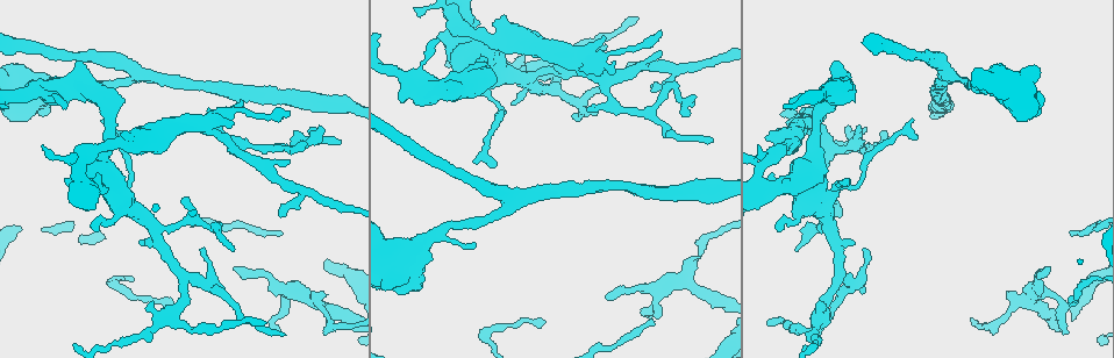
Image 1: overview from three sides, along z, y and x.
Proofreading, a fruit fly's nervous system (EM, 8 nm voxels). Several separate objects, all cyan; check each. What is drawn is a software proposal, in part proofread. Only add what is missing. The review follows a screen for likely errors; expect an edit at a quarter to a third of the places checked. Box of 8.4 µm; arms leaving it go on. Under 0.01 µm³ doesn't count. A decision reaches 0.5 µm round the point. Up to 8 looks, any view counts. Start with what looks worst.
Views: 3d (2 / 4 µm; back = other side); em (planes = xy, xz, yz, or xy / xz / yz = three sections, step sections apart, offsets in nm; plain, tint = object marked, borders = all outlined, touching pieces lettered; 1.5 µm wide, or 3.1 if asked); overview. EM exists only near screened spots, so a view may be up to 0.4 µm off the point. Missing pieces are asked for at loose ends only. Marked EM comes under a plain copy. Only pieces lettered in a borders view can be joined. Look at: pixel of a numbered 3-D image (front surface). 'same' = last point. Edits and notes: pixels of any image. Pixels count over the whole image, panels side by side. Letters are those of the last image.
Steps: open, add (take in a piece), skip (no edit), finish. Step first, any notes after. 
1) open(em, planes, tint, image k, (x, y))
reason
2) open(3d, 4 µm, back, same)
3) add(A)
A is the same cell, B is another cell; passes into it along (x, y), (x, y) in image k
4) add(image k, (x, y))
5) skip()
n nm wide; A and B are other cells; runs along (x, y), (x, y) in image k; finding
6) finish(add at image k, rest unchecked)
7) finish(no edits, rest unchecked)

open(3d, 4 µm, image 1, (589, 109))
free end

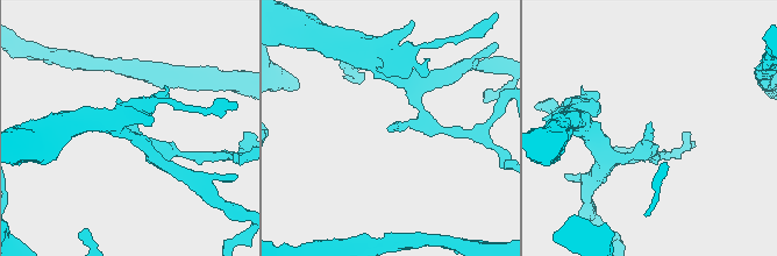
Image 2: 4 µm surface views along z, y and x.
open(em, xy, step 4, tint, image 2, (127, 127))
now the EM

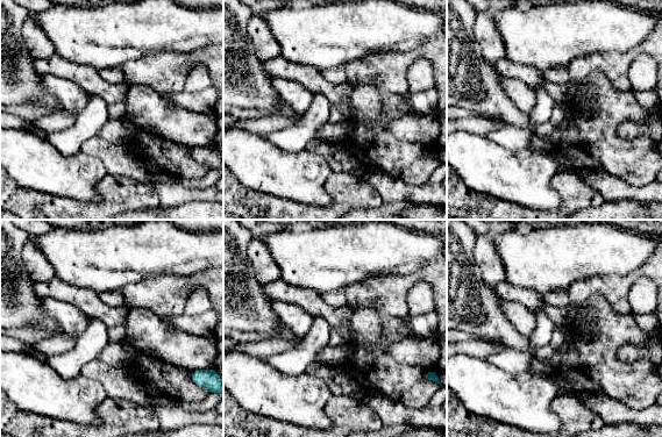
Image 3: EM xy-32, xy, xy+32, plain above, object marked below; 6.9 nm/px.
open(em, planes, borders, same)
cut it another way

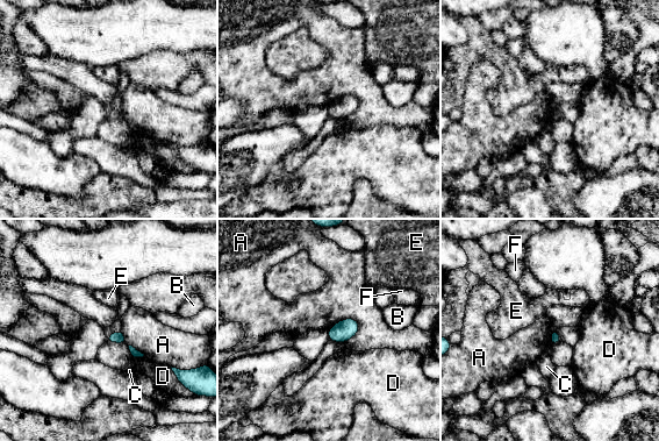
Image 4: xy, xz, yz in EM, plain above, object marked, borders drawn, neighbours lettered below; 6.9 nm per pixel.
skip()
A, B, C, D, E and F are other cells; no lettered piece goes on from it

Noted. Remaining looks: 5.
open(em, xz, step 4, borders, image 1, (282, 213))
free end

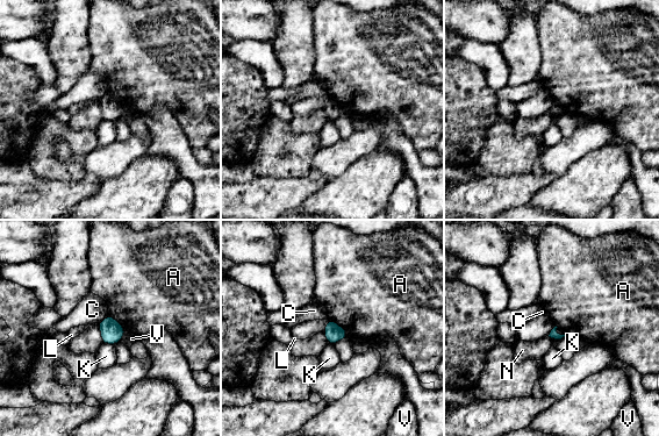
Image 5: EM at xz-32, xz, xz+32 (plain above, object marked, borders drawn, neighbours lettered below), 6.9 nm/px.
open(em, yz, step 8, borders, same)

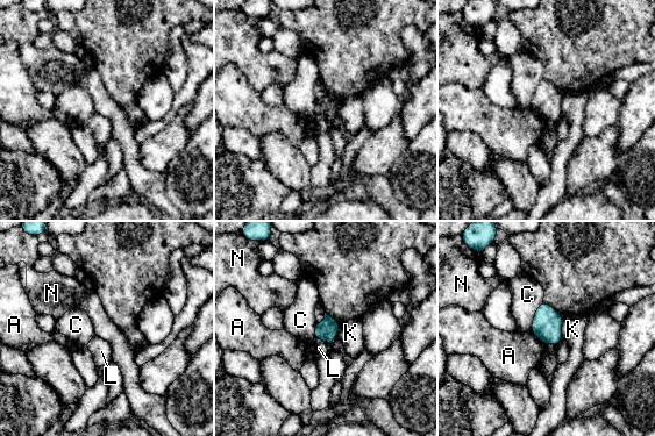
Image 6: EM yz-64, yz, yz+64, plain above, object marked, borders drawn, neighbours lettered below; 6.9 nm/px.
skip()
C touches over 240 nm; A, C, K, L and N are other cells; border along (325, 312), (325, 319), (319, 323) in image 6; no lettered piece goes on from it

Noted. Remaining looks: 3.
open(em, planes, tint, image 1, (637, 19))
tapers out

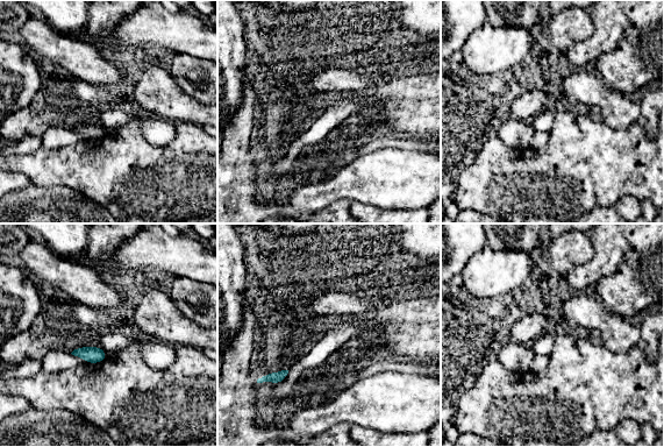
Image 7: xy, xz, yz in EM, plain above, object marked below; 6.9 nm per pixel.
open(em, planes, borders, same)
what lies round it

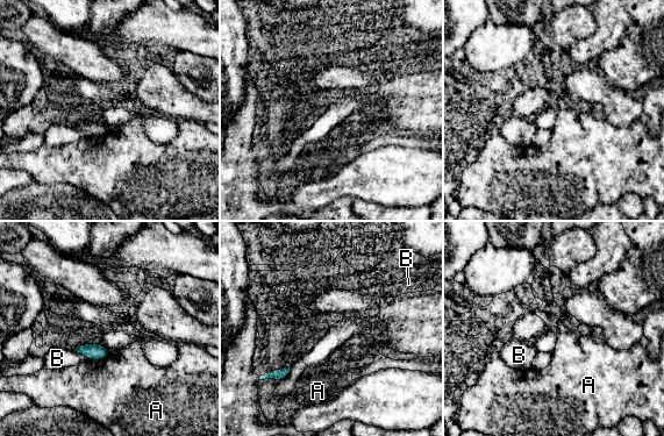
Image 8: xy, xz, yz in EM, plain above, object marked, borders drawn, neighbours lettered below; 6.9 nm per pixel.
skip()
A touches over 150 nm; A and B are other cells; border along (109, 355), (100, 359), (90, 361) in image 8; no lettered piece goes on from it

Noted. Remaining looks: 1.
finish(no edits, rest unchecked)

